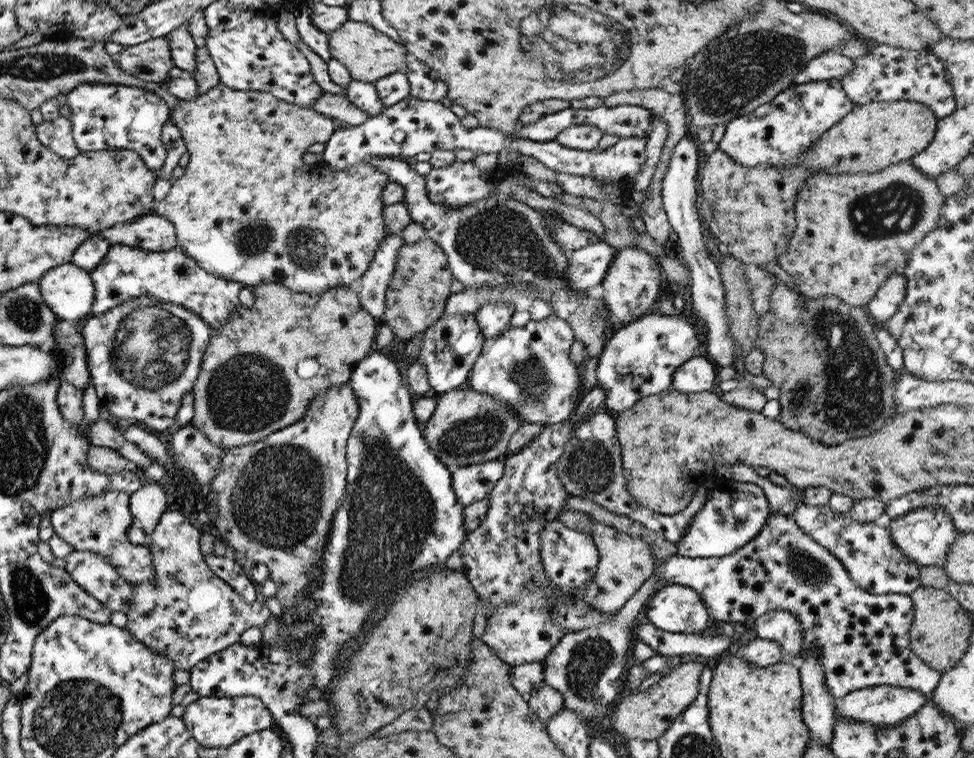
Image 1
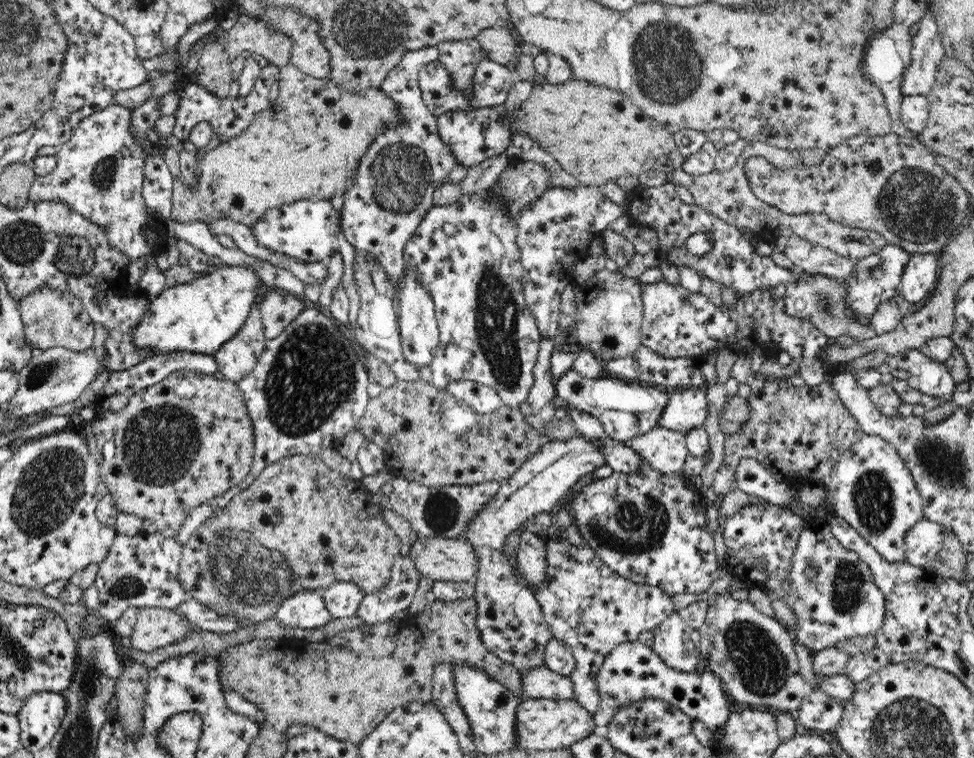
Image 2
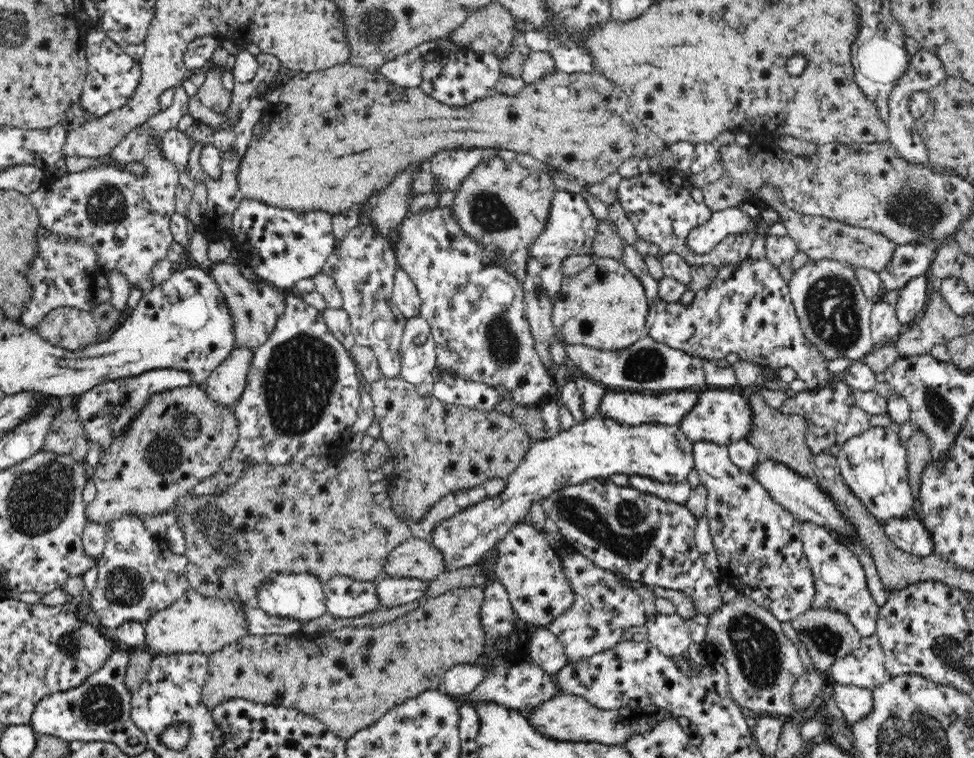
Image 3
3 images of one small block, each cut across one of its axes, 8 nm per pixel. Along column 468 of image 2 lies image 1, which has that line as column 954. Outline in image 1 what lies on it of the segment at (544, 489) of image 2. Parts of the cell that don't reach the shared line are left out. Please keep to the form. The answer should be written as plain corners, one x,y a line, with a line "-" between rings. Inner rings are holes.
936,505
918,508
904,516
892,519
888,532
894,544
899,548
898,552
908,556
908,560
914,560
920,568
943,563
958,534
948,514
948,509

